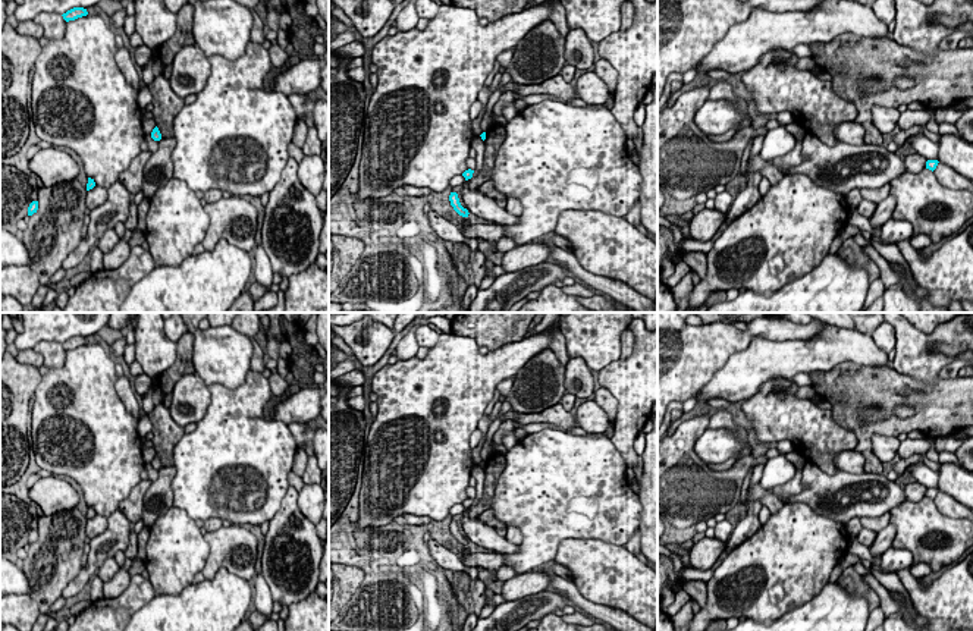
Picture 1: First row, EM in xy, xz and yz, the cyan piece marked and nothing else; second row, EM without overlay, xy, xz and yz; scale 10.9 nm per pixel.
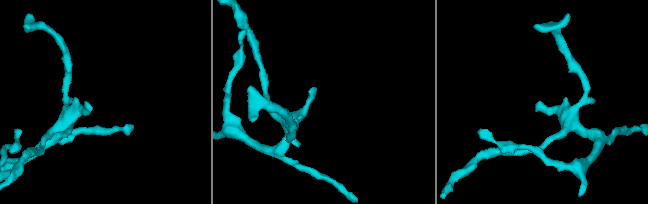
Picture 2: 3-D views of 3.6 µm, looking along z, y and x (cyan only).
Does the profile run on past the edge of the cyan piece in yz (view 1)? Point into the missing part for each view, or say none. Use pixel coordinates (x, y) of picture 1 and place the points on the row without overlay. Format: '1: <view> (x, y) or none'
1: none

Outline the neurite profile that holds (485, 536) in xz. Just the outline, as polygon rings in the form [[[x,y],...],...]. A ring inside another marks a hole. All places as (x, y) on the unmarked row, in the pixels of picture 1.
[[[468,509],[464,511],[462,528],[470,543],[475,543],[480,550],[493,550],[496,553],[517,553],[518,544],[509,543],[505,537],[499,536],[493,525],[486,525],[480,517],[470,518]]]

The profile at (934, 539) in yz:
[[[926,496],[919,502],[905,500],[889,514],[889,522],[897,528],[891,546],[907,549],[913,555],[913,565],[923,562],[932,572],[938,572],[957,563],[973,546],[973,522],[942,515]]]

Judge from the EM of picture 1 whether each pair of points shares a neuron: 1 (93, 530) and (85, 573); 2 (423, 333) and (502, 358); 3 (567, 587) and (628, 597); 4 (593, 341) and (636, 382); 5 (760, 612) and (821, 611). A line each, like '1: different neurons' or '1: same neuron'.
1: different neurons
2: different neurons
3: different neurons
4: different neurons
5: different neurons

